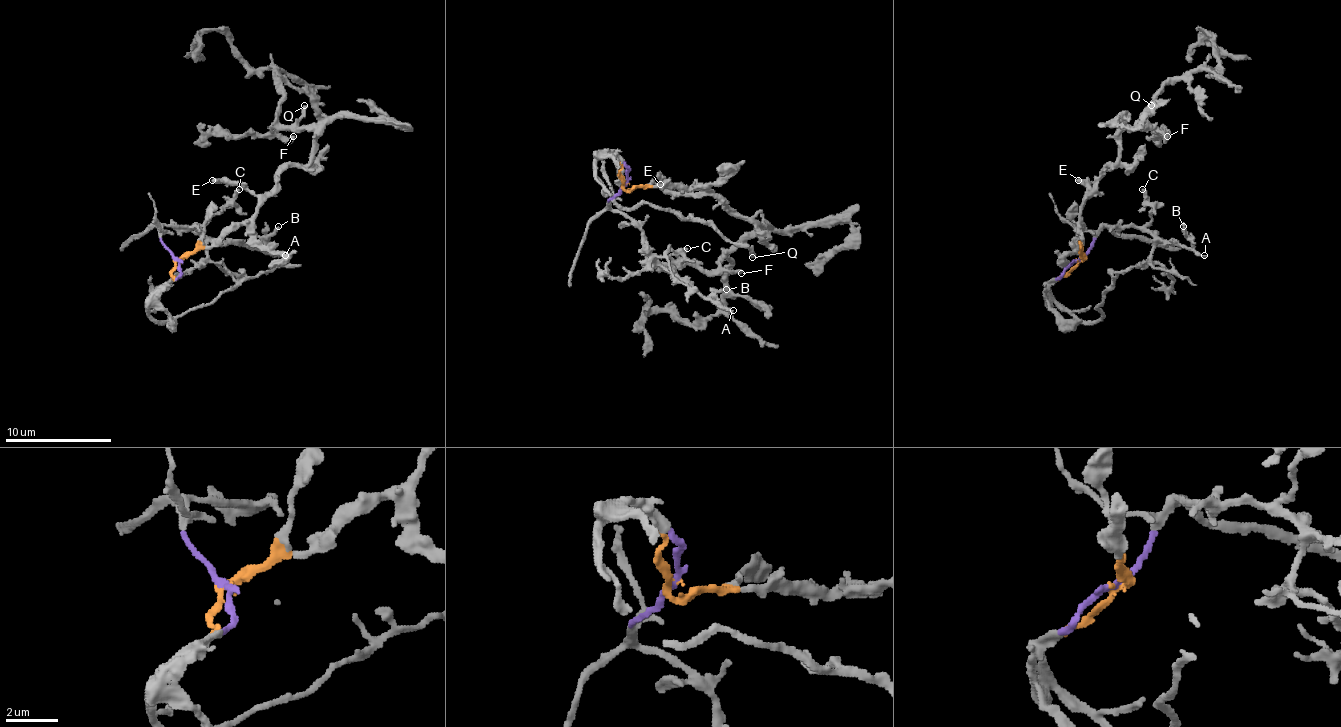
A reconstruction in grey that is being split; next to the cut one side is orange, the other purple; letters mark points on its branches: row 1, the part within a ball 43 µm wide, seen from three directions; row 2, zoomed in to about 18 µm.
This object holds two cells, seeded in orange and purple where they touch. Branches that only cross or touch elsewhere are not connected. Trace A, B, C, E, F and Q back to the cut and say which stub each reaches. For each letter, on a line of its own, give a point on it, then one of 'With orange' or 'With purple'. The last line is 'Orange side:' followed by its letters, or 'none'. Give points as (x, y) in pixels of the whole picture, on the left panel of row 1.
A: Place: (285, 255). With purple
B: Place: (278, 226). With purple
C: Place: (239, 189). With purple
E: Place: (212, 180). With orange
F: Place: (293, 136). With orange
Q: Place: (304, 105). With orange
Orange side: E, F, Q

